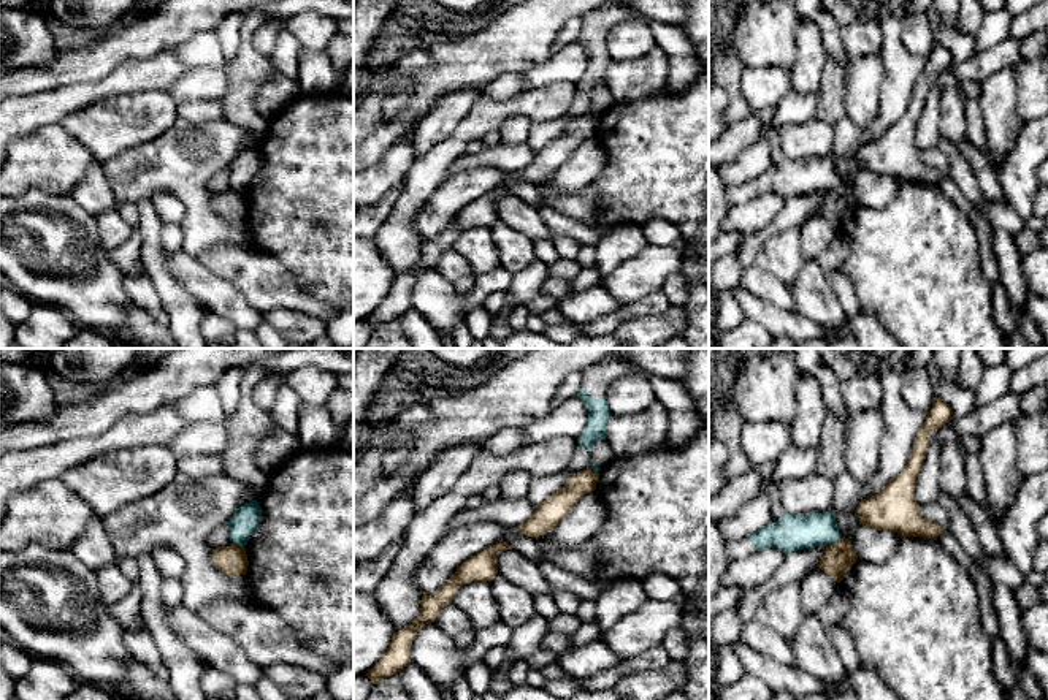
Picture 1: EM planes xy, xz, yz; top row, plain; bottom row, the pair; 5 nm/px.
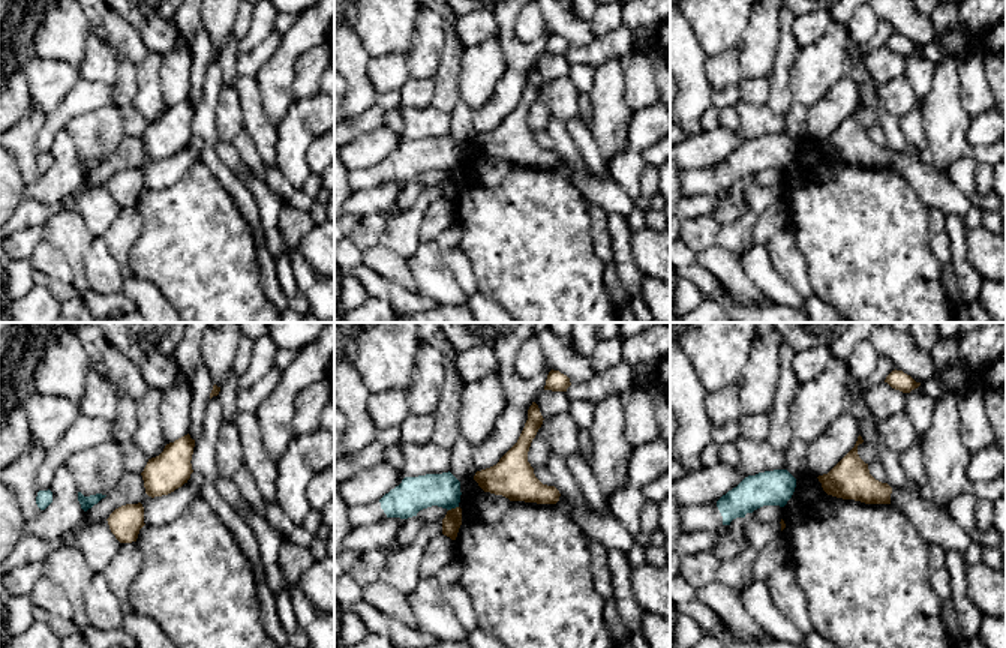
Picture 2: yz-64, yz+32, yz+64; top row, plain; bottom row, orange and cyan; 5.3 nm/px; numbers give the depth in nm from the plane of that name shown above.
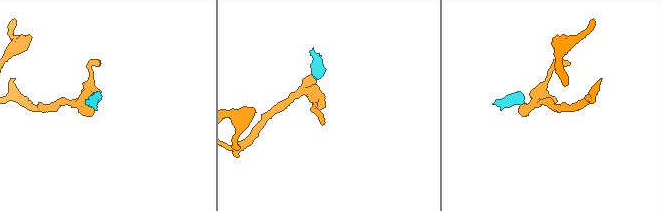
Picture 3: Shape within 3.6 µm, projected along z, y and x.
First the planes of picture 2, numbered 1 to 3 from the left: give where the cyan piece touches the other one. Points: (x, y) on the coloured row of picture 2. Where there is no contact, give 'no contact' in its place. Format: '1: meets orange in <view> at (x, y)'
1: no contact
2: meets orange in yz+32 at (453, 509)
3: no contact

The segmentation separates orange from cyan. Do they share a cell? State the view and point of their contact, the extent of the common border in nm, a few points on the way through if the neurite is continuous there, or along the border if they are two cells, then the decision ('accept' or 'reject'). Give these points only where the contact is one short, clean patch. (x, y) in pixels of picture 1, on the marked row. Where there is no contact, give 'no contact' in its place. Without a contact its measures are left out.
meets orange in yz at (836, 542); contact 100 nm long; border along yz (842, 537), (826, 547); reject

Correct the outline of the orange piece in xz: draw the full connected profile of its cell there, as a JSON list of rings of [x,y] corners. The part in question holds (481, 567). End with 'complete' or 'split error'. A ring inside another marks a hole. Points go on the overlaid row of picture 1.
[[[499,542],[465,561],[449,581],[434,594],[423,592],[420,613],[414,622],[393,633],[390,646],[381,660],[366,673],[376,684],[377,681],[400,673],[411,660],[411,645],[417,630],[436,621],[439,611],[452,603],[455,592],[472,581],[491,581],[498,575],[496,554],[503,550],[512,550],[506,542]]]; complete

